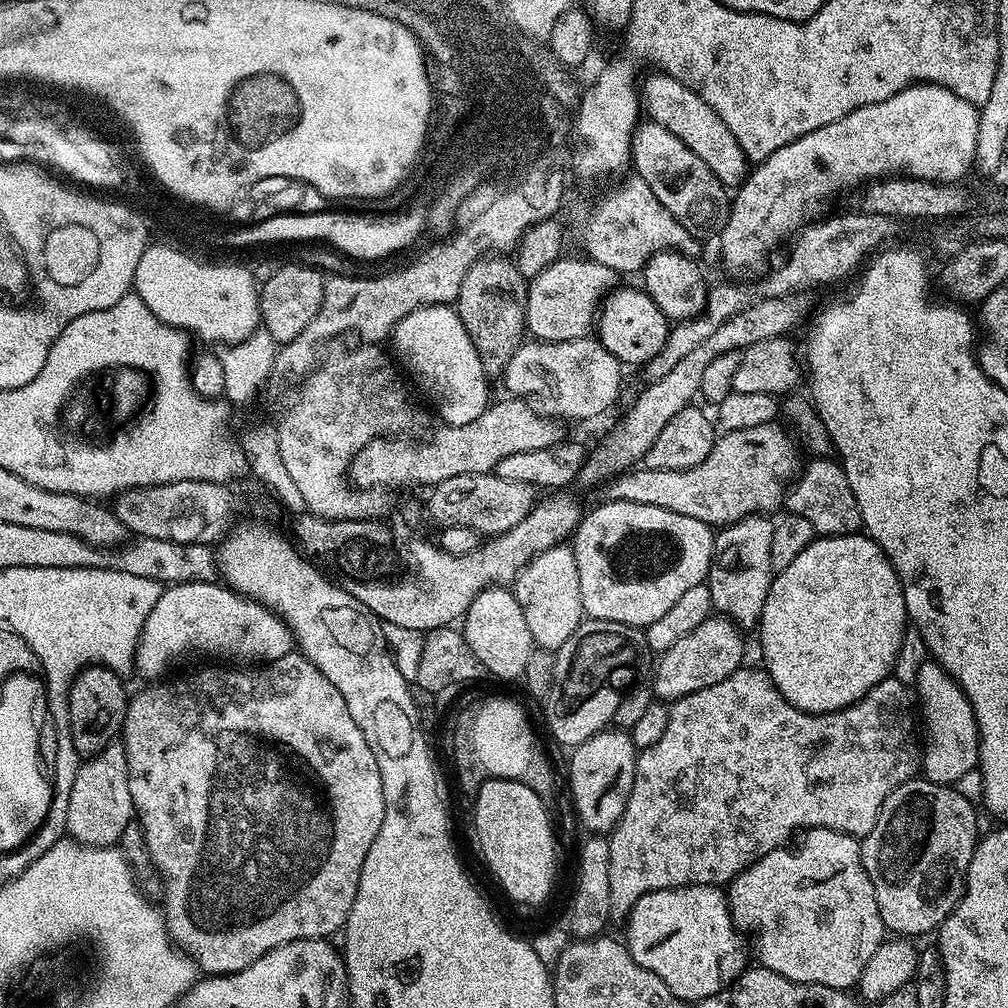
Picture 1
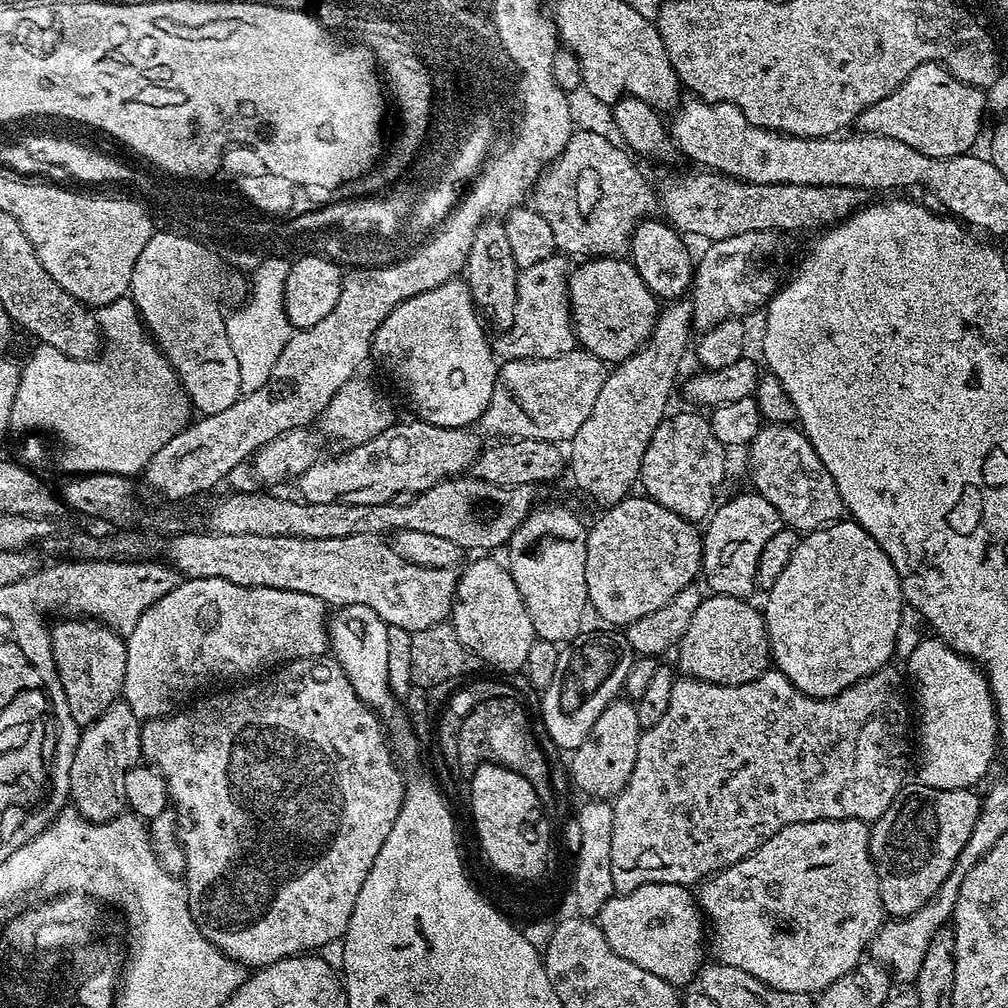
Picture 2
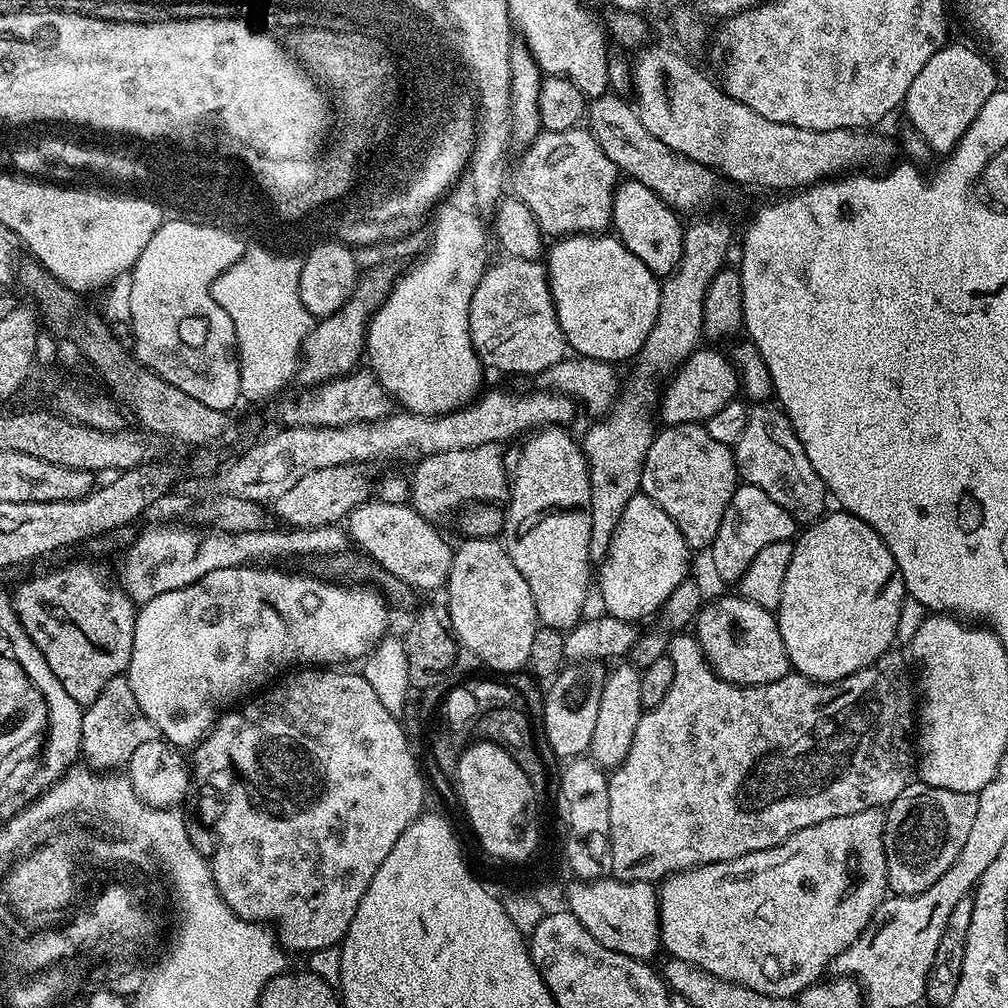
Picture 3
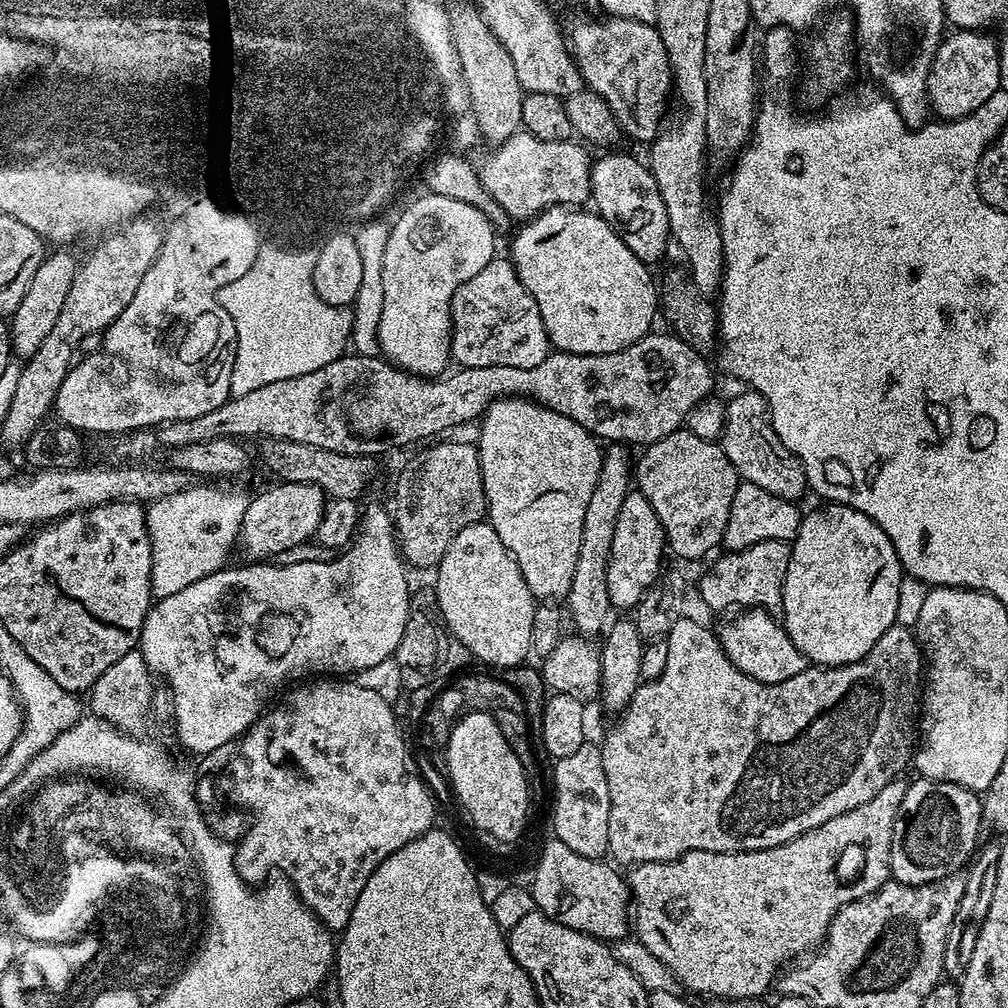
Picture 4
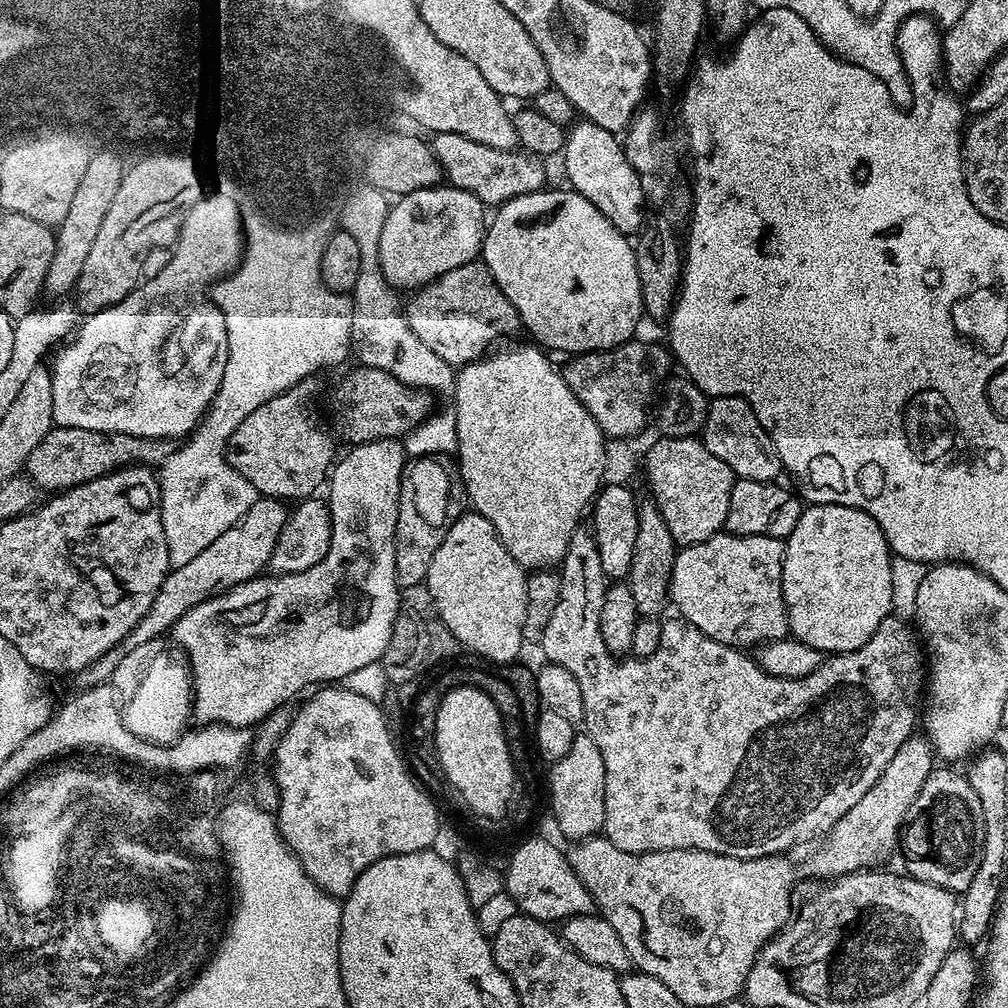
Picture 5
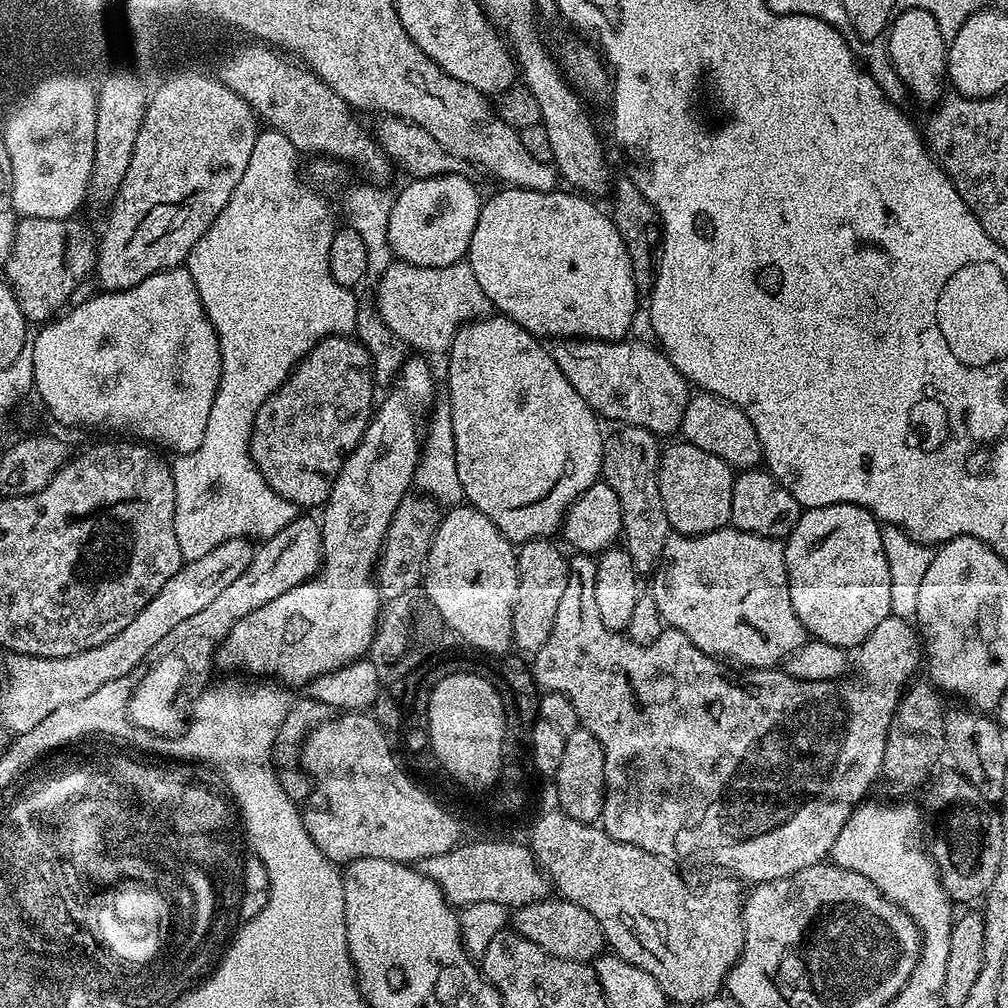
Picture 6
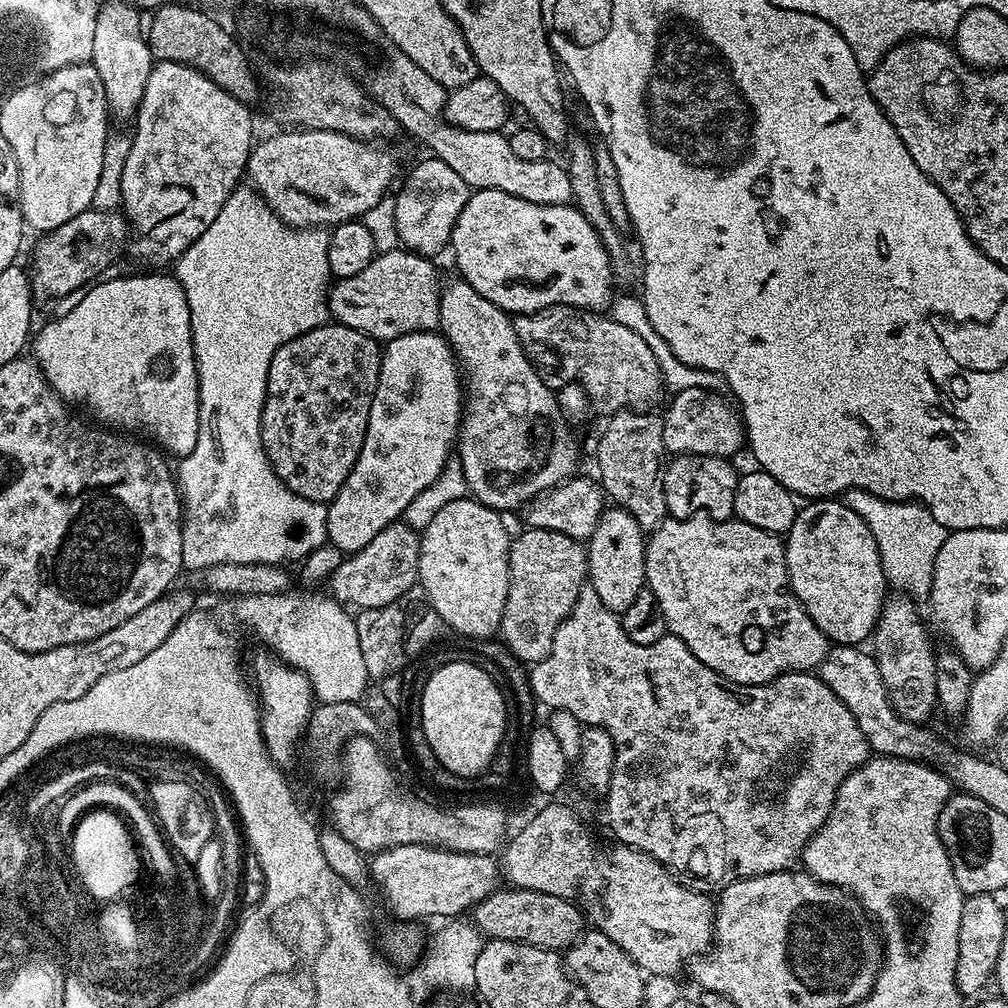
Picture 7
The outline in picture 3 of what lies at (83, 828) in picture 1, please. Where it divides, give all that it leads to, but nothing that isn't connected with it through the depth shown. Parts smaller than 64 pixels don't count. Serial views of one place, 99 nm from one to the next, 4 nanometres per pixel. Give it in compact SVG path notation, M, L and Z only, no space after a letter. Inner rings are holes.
M127 675L110 678L110 682L102 686L102 694L98 694L98 698L94 698L94 702L83 709L80 716L80 733L83 759L87 767L93 770L123 769L138 746L145 745L158 736L150 718L142 714L134 698L134 690L130 690Z

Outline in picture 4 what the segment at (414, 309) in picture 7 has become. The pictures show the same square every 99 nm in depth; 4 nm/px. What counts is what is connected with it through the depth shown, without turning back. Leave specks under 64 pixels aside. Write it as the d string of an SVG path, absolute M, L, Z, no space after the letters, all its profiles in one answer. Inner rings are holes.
M493 258L470 282L462 282L452 295L452 351L453 361L457 360L460 368L481 368L482 366L518 366L533 368L538 362L546 362L550 345L546 328L542 326L542 316L538 314L538 304L522 286L511 259Z

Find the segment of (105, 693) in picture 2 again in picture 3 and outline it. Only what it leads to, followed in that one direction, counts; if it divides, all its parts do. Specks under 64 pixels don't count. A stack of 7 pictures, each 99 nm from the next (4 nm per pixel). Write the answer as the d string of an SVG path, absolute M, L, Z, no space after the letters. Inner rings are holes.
M76 560L65 568L32 576L11 593L24 633L42 650L46 666L62 682L69 701L79 706L92 704L110 678L127 673L138 611L119 583L108 581L108 572L100 562L88 560Z

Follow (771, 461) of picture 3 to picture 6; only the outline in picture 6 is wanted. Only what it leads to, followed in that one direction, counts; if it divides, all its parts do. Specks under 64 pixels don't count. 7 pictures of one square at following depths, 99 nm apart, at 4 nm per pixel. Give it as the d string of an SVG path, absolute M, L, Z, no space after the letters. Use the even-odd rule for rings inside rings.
M697 391L689 399L679 435L687 443L698 446L698 450L706 450L722 458L736 470L755 469L764 454L750 418L746 418L746 414L738 405L720 396L714 396L711 392Z

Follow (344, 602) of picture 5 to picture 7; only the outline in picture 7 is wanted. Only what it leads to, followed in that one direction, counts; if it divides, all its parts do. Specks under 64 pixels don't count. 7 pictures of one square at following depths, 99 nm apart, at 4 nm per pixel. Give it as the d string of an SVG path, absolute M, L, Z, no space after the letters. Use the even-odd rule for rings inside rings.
M435 331L411 332L383 345L380 377L372 395L370 422L366 426L366 438L356 459L356 468L350 470L342 490L338 490L336 497L327 505L328 538L333 549L344 554L362 550L374 534L386 530L388 524L397 523L403 517L406 506L410 506L410 502L414 502L414 498L418 498L418 494L422 494L422 490L438 478L442 466L453 455L465 399L456 354L443 335Z

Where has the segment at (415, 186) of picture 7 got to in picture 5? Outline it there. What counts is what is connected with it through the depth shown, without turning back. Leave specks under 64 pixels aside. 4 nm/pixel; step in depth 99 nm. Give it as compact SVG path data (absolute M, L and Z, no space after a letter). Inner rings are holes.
M451 186L414 190L399 197L389 207L386 226L382 226L382 242L378 242L378 258L382 262L382 272L397 290L419 290L442 274L463 264L473 263L481 255L485 231L486 206L474 193Z

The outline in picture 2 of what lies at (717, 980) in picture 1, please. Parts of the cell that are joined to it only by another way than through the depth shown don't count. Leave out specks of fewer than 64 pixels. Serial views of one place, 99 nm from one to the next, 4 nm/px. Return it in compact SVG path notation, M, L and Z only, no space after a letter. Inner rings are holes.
M647 884L638 886L638 890L613 894L602 906L598 917L602 934L606 942L610 942L610 950L634 962L634 966L642 966L642 970L658 974L658 978L673 986L688 984L691 980L693 983L706 960L706 921L697 897L688 892L691 891L683 884Z

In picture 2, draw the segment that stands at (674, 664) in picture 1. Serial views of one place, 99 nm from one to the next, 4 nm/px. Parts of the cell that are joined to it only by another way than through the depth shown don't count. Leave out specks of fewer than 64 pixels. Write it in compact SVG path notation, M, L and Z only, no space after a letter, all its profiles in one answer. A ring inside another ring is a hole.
M705 595L703 602L694 613L686 634L682 634L680 643L675 649L675 667L685 677L711 684L745 684L769 671L772 648L768 645L768 631L764 621L764 613L747 599L739 600L733 596Z

